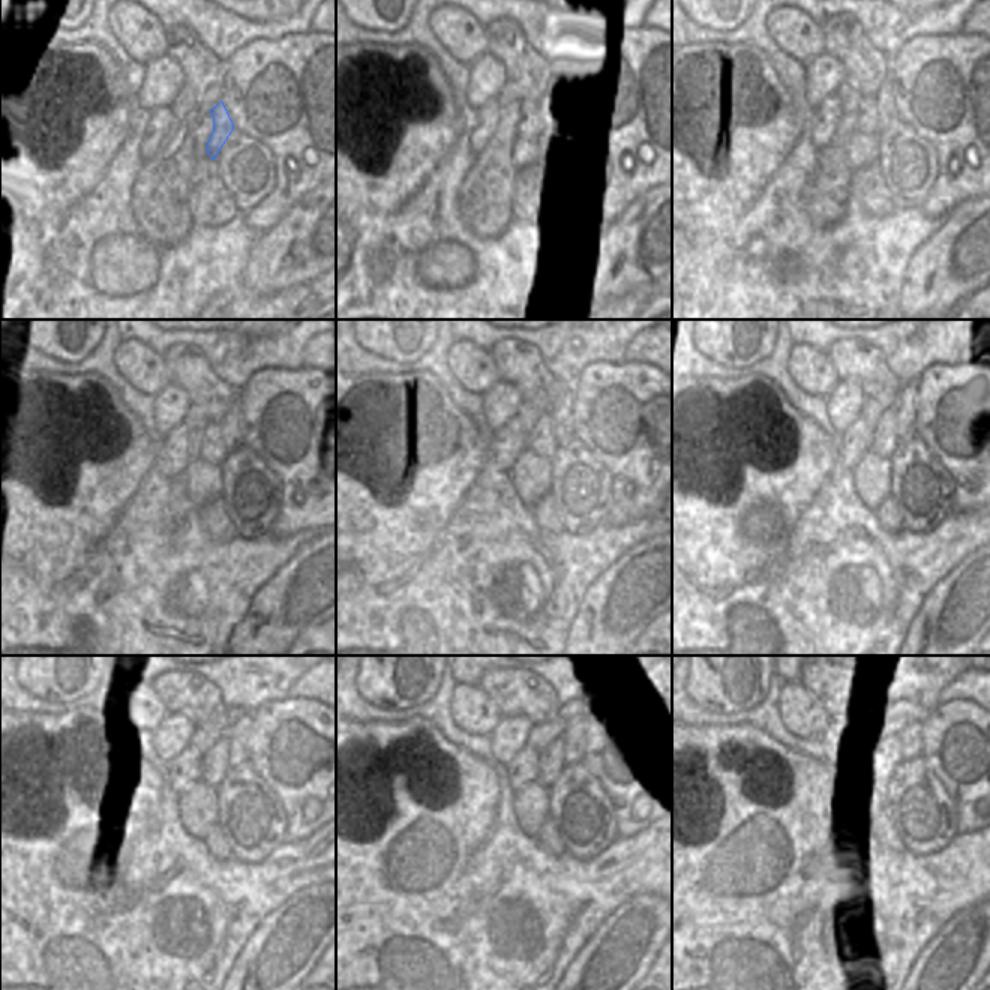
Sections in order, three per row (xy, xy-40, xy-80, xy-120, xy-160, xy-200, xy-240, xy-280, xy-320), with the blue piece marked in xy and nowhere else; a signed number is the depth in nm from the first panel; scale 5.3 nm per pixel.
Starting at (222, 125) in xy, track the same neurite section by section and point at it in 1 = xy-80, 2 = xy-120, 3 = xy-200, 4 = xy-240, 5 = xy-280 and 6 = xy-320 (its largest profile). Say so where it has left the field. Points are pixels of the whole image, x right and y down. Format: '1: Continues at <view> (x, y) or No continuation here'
1: Continues at xy-80 (888, 119)
2: Continues at xy-120 (212, 449)
3: Continues at xy-200 (884, 441)
4: Continues at xy-240 (213, 764)
5: Continues at xy-280 (551, 758)
6: Continues at xy-320 (888, 755).

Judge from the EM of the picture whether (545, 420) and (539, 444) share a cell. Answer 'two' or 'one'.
one

